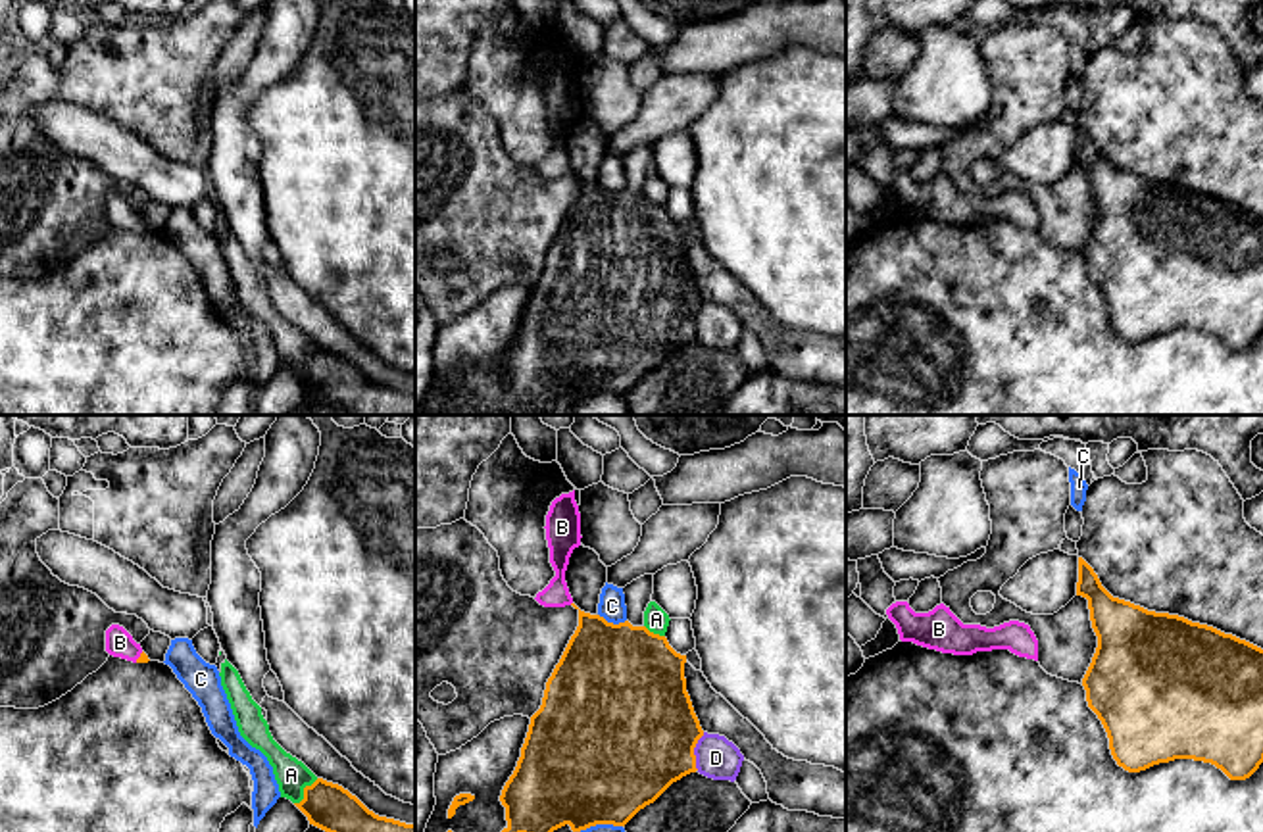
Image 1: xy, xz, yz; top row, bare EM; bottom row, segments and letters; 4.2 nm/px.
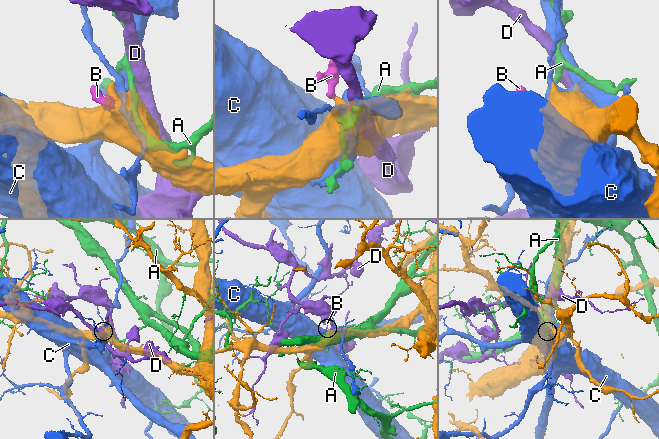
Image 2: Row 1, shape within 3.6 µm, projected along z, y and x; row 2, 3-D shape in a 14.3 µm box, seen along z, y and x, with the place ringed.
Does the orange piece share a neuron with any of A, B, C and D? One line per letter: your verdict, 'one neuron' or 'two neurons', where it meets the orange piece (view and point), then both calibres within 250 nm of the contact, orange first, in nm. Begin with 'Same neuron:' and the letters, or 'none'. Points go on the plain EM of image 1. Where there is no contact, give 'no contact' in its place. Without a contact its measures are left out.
Same neuron: B
A: two neurons; contact xy (304, 360); calibres 200 and 140 nm
B: one neuron; contact xy (139, 227); calibres 40 and 110 nm
C: two neurons; contact xz (612, 193); calibres 500 and 110 nm
D: two neurons; contact xz (693, 321); calibres 500 and 180 nm

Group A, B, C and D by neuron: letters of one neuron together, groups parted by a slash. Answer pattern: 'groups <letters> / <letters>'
groups A / B / C / D

